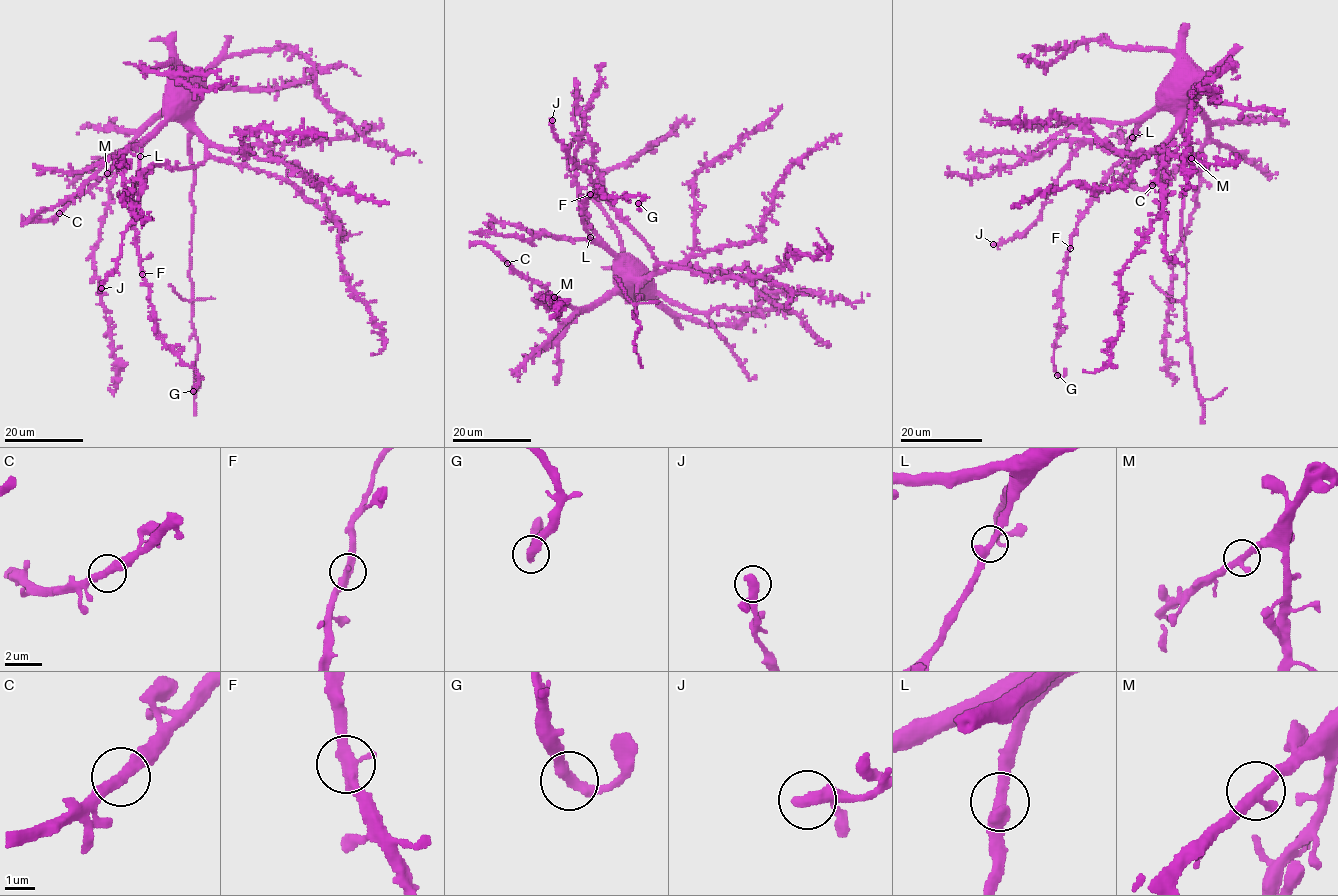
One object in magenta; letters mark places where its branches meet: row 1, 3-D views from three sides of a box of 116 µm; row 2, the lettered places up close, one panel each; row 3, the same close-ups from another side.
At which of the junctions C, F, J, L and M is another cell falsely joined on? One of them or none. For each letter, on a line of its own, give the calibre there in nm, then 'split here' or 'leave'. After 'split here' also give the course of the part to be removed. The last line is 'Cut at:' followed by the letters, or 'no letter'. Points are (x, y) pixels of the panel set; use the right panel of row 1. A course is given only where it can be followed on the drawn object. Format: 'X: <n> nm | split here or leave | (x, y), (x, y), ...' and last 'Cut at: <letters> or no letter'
C: 360 nm | leave
F: 380 nm | leave
J: 380 nm | leave
L: 420 nm | leave
M: 340 nm | leave
Cut at: no letter

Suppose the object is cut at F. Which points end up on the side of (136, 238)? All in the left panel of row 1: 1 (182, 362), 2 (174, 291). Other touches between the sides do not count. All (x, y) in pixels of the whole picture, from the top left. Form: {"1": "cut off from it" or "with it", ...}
{"1": "cut off from it", "2": "with it"}

